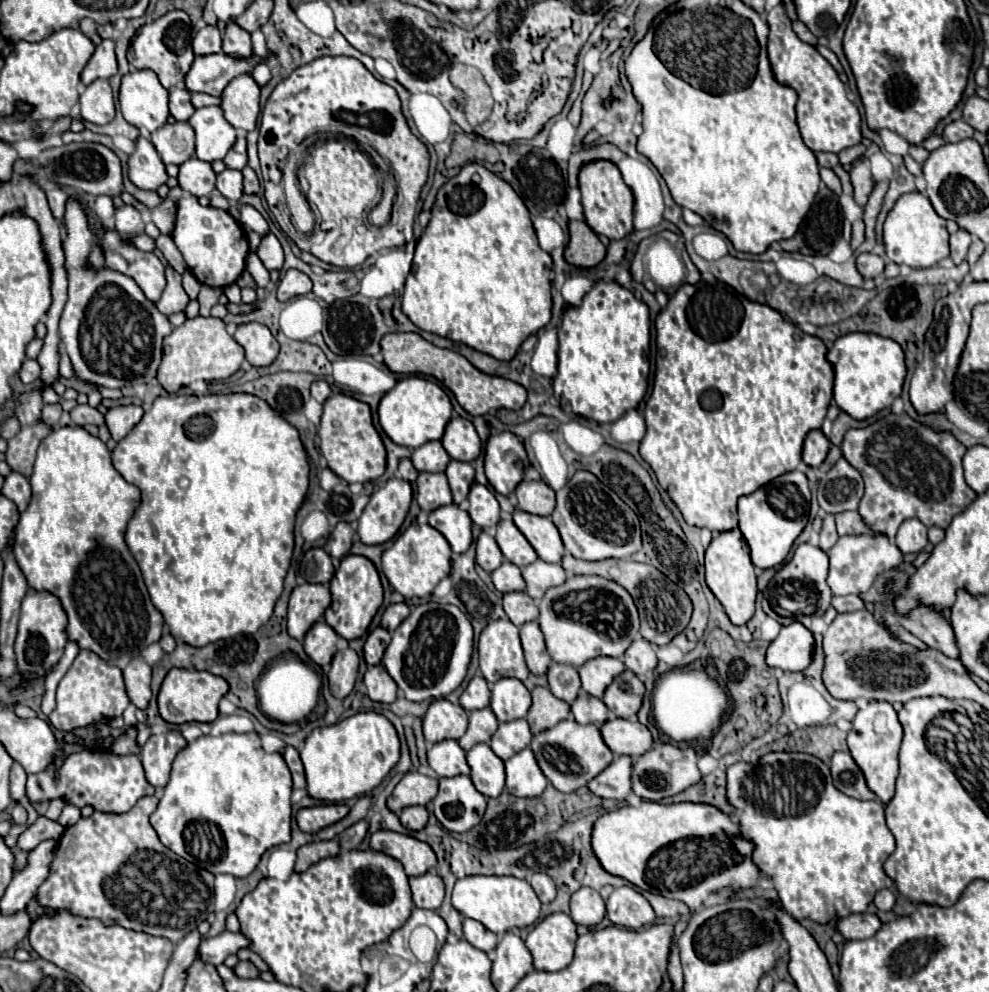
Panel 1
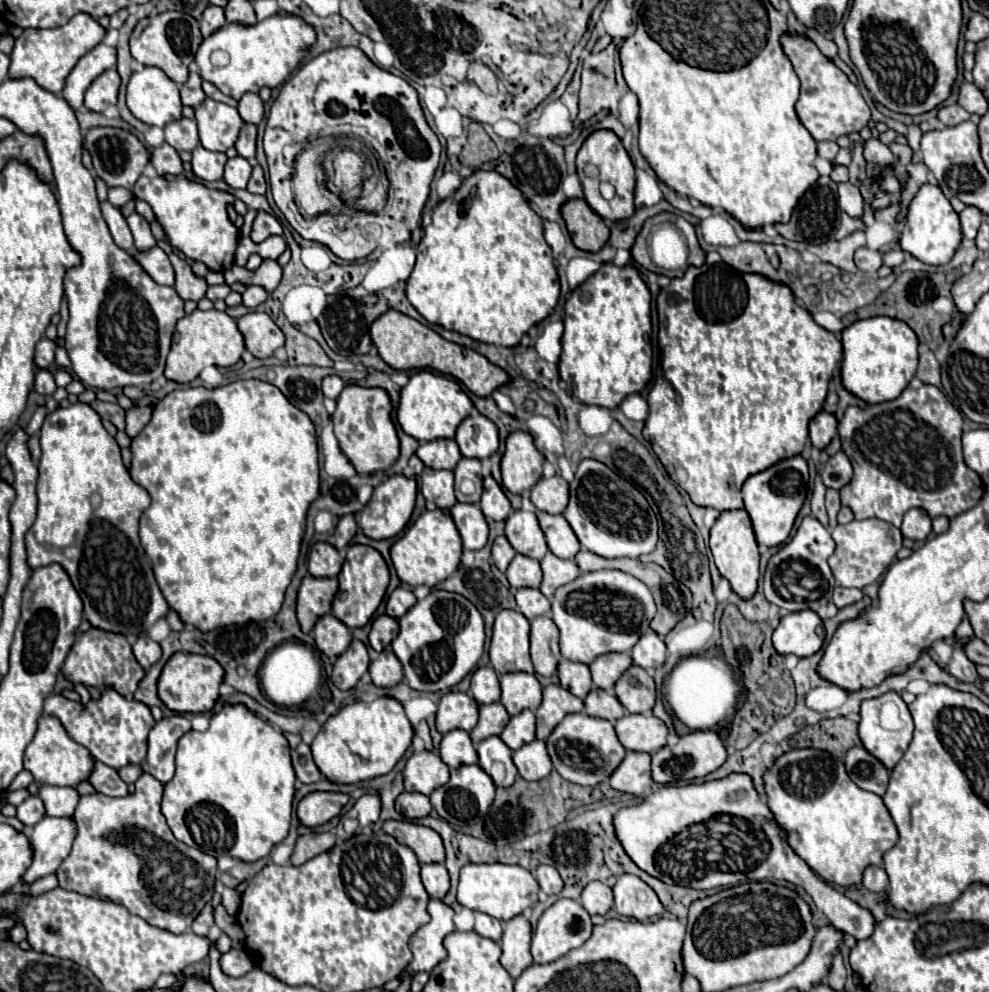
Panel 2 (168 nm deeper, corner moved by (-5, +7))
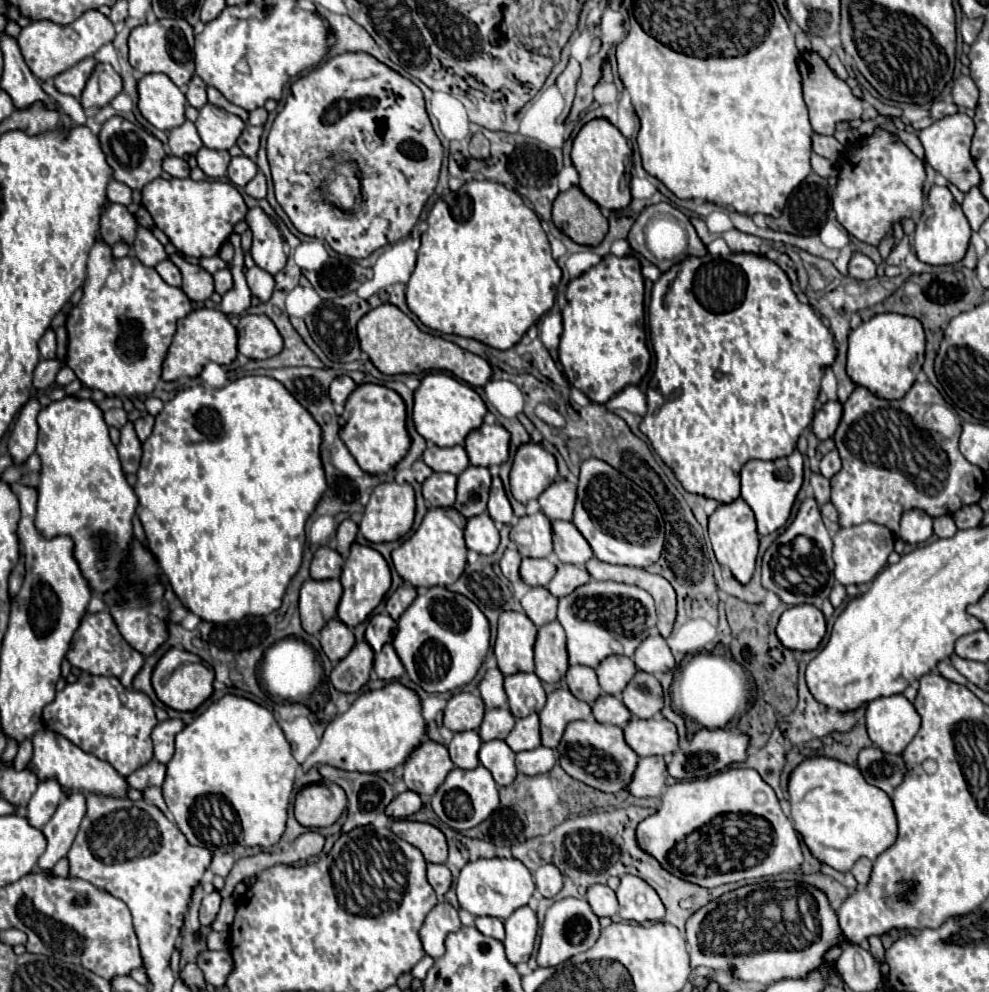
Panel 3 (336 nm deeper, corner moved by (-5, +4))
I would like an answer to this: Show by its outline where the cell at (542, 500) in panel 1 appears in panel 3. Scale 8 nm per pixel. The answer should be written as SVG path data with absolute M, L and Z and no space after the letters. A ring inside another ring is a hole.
M559 480L539 496L539 504L549 520L571 520L575 498L577 486L567 480Z

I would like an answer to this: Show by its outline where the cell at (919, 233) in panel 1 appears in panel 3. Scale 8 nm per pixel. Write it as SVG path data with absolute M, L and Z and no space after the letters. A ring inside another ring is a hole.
M933 186L929 196L927 196L927 204L925 210L917 222L917 230L915 230L915 252L917 258L925 264L955 264L959 262L969 246L969 238L971 238L971 226L967 224L967 218L961 212L961 206L955 202L953 194L949 192L947 186Z

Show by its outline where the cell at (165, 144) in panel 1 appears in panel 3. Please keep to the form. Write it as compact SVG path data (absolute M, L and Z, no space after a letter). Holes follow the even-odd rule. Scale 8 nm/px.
M185 120L181 126L173 128L169 132L169 146L171 146L171 152L179 158L183 156L191 156L191 154L197 154L199 148L203 146L199 134L197 134L197 128L193 122Z

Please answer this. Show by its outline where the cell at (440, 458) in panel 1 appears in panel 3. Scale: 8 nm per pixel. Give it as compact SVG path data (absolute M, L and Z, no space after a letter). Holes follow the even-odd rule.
M427 442L427 450L423 452L423 462L435 472L461 474L469 466L469 456L463 446L441 448L437 444Z

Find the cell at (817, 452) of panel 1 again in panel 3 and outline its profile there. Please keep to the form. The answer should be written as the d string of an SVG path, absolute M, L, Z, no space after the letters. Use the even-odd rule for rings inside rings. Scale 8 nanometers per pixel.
M829 400L825 402L817 412L815 412L815 418L813 418L813 432L819 440L827 440L835 434L837 430L837 424L841 420L841 402L839 400Z

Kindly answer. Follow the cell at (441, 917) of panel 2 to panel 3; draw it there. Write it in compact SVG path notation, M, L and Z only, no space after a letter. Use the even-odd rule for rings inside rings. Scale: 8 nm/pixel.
M439 902L427 916L423 928L421 928L421 942L423 948L429 956L433 956L435 960L443 956L445 952L445 936L449 932L455 932L461 928L461 920L457 910L447 904L447 902Z

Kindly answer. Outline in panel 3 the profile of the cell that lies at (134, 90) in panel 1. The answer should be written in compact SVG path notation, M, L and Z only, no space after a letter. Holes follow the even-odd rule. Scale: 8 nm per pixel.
M145 74L139 80L139 110L159 130L173 130L185 122L185 94L165 74Z

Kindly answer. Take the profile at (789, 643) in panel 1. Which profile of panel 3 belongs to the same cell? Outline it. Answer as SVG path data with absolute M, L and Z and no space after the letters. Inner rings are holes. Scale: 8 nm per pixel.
M797 604L787 608L781 614L777 636L789 650L815 650L825 636L823 612L813 604Z

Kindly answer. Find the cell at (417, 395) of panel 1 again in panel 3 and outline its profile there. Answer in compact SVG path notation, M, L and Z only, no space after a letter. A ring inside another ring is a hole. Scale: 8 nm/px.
M427 374L421 380L421 386L415 390L415 406L413 406L415 428L425 440L437 446L463 444L467 434L483 424L485 414L487 406L483 398L469 384L463 384L449 374Z

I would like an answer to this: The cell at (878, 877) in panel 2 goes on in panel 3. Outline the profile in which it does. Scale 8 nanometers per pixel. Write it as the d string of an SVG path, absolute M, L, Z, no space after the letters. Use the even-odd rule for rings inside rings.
M859 858L853 868L851 868L851 874L855 876L855 880L859 882L859 886L865 886L869 882L869 876L871 876L871 868L873 868L873 862L869 858Z

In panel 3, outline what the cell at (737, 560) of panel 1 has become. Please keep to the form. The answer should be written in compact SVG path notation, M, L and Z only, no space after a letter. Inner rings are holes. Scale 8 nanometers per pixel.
M737 498L731 504L717 506L717 510L709 516L709 538L713 544L713 552L717 556L717 562L727 566L741 584L747 584L755 570L759 534L755 528L755 516L753 516L751 508L747 508L747 504L743 504L743 498Z

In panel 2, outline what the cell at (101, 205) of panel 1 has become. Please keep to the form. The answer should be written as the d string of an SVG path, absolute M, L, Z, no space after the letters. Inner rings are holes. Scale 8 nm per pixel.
M103 201L101 203L101 211L103 211L103 217L111 229L111 235L115 239L115 243L125 249L125 251L133 251L133 237L131 237L131 229L125 221L125 217L121 215L121 211L109 203L109 201Z

